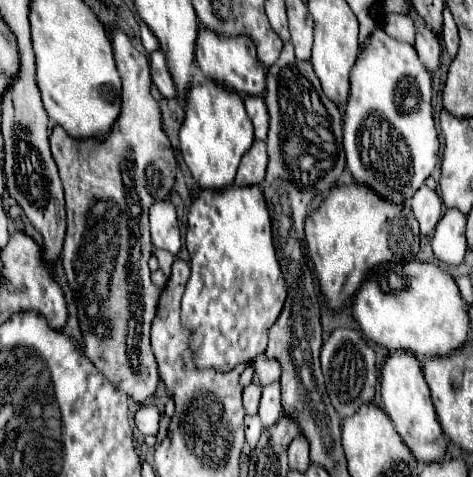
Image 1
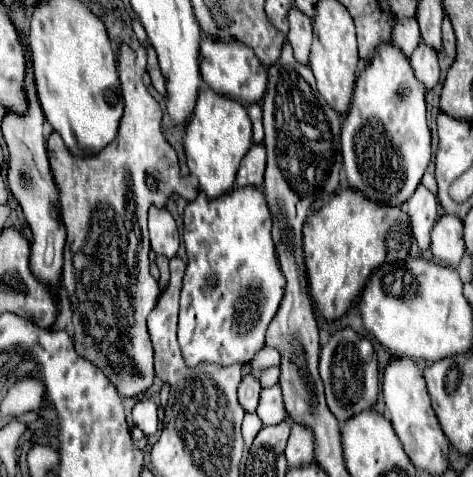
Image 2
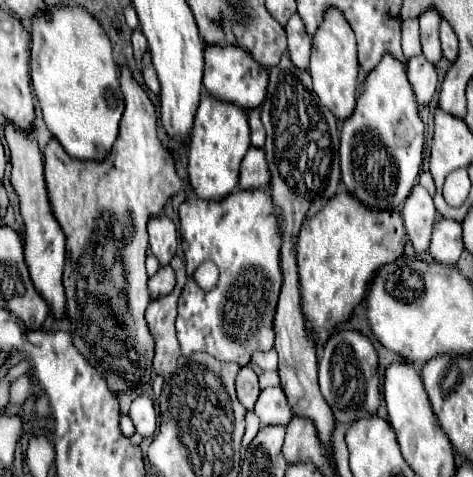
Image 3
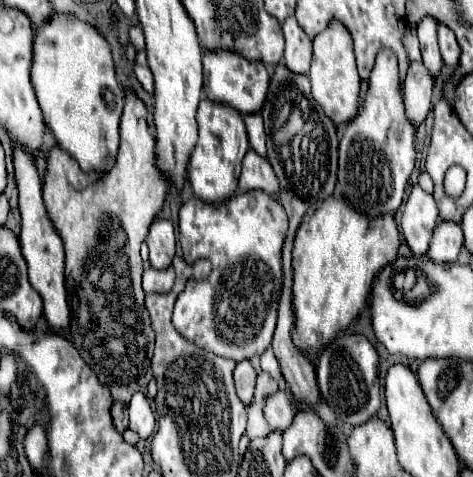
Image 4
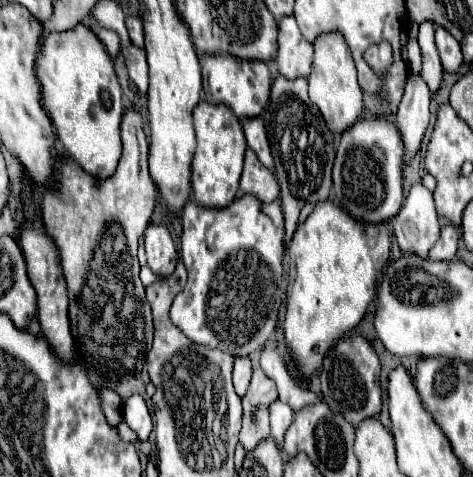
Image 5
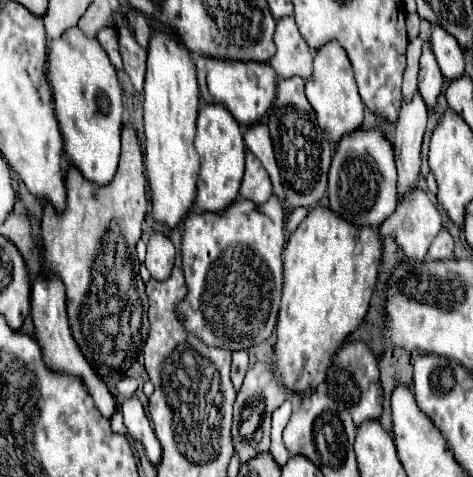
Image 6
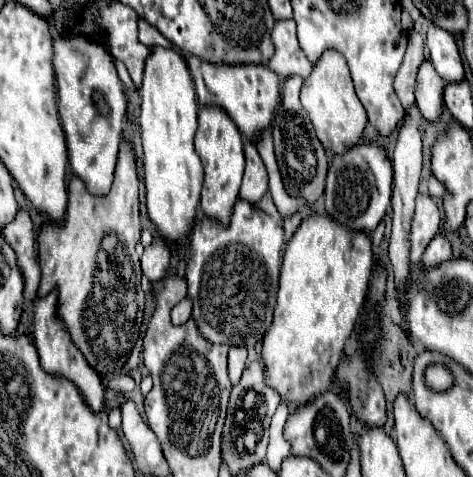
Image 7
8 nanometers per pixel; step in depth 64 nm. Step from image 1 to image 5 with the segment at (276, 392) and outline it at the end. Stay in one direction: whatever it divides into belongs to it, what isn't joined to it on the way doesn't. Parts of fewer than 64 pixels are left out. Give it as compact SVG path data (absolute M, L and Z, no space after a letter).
M276 400L270 408L270 426L272 426L272 434L270 438L276 442L278 450L282 452L282 444L284 444L284 432L288 430L288 426L294 420L294 412L288 404Z

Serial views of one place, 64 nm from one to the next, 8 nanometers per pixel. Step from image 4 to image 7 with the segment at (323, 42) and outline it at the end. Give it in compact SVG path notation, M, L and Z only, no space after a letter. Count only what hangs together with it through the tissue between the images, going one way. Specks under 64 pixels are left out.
M324 52L320 64L316 64L312 74L304 80L300 104L314 126L316 138L328 152L342 154L362 140L366 128L366 110L354 92L348 66L344 64L344 58L338 52Z

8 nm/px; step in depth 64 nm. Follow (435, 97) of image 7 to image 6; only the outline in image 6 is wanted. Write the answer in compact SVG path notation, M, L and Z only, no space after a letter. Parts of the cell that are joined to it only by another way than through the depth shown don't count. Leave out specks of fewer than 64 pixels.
M424 44L424 52L422 52L422 58L420 58L418 92L420 92L428 110L434 110L438 96L442 92L442 86L444 86L444 78L440 76L436 58L432 56L432 48L430 48L430 44Z

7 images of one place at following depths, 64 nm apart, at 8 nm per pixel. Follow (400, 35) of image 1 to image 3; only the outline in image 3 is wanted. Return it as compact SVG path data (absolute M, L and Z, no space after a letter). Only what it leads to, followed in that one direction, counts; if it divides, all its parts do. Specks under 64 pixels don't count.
M404 20L402 22L402 50L406 58L420 56L420 34L418 34L418 20Z

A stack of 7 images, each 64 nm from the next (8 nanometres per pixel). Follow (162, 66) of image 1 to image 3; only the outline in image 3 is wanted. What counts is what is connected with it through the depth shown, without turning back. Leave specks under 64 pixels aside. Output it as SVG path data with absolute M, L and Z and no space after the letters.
M144 54L142 56L142 78L144 78L144 84L154 92L158 94L160 92L160 84L156 80L156 72L152 68L152 62L150 62L150 54Z

